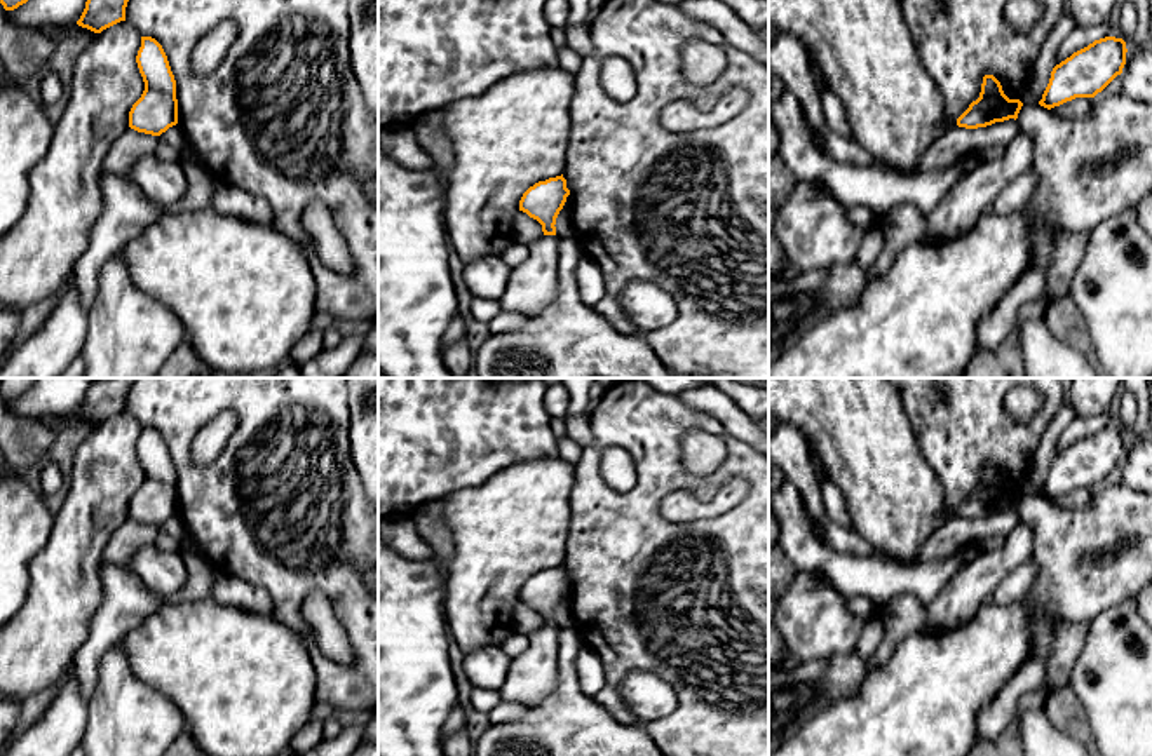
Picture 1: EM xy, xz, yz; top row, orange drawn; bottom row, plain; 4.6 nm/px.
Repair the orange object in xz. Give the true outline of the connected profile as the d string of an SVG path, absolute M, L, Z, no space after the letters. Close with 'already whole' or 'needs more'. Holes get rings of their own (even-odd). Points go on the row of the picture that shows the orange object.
M563 174L549 178L535 183L523 193L519 211L537 219L542 225L544 235L556 235L556 218L568 195L570 190L566 188Z; already whole

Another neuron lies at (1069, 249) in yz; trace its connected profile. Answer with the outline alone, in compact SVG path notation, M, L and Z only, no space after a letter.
M1058 233L1053 261L1047 268L1047 298L1056 300L1068 296L1070 284L1082 260L1088 235Z

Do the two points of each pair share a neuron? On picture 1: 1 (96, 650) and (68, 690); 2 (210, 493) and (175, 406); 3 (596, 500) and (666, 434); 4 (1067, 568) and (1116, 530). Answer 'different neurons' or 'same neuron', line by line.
1: different neurons
2: same neuron
3: same neuron
4: same neuron

